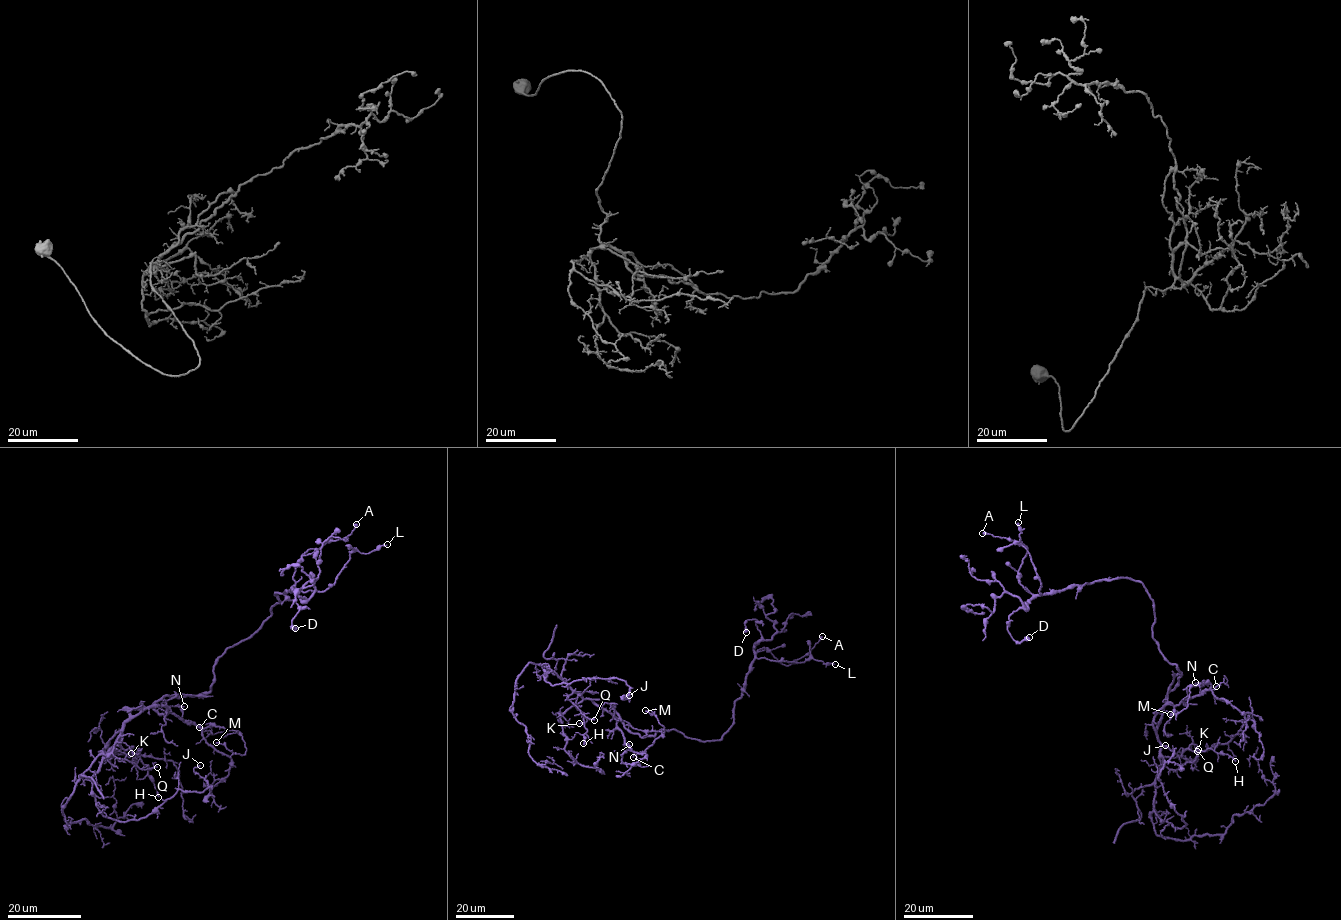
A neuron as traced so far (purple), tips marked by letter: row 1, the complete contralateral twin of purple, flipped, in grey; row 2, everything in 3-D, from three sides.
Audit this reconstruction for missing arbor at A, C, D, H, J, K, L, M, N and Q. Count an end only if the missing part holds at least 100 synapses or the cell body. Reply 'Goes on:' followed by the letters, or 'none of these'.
Goes on: none of these

